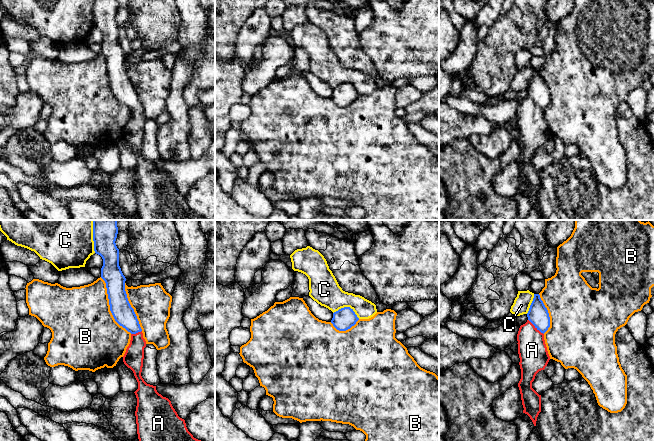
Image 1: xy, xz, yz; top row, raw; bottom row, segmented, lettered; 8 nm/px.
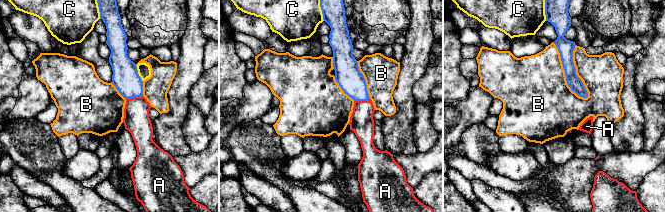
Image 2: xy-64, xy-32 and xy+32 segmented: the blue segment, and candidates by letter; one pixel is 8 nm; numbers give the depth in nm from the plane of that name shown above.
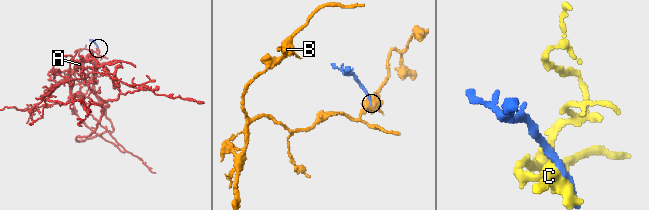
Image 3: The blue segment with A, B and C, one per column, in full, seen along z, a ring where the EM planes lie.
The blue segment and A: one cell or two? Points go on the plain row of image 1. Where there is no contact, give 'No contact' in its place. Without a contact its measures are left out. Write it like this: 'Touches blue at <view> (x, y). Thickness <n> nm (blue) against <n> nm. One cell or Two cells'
Touches blue at yz (536, 103). Thickness 170 nm (blue) against 240 nm. One cell

